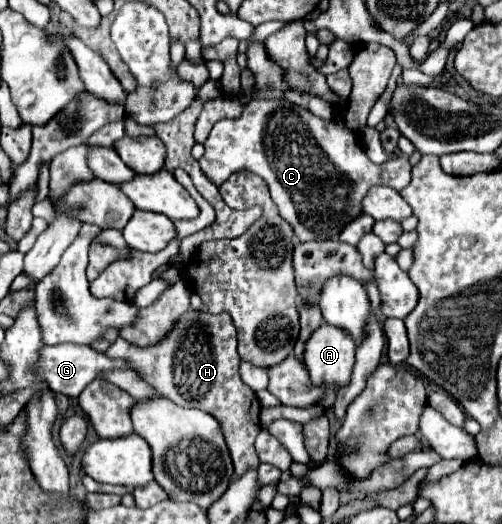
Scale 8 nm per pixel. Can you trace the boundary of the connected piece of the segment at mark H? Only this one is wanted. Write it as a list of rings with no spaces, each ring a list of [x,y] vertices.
[[[188,312],[172,330],[154,346],[134,346],[124,338],[118,338],[108,350],[106,356],[112,358],[130,358],[132,368],[154,386],[160,396],[170,398],[178,406],[200,408],[210,412],[222,424],[226,444],[236,468],[236,474],[242,474],[246,466],[260,464],[254,452],[254,438],[260,432],[260,402],[256,394],[240,380],[238,374],[238,350],[236,350],[236,328],[228,312],[210,314],[210,312]]]

